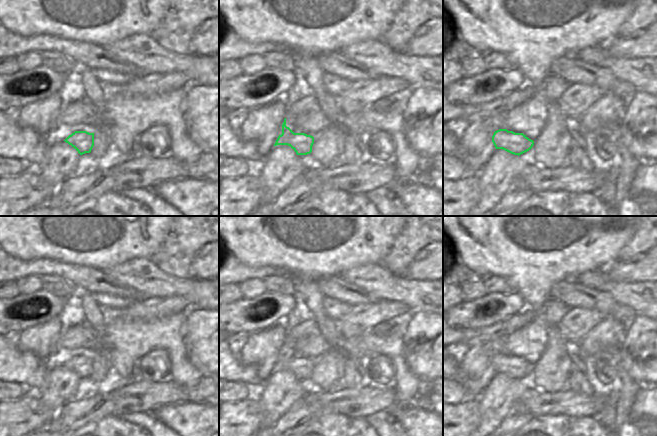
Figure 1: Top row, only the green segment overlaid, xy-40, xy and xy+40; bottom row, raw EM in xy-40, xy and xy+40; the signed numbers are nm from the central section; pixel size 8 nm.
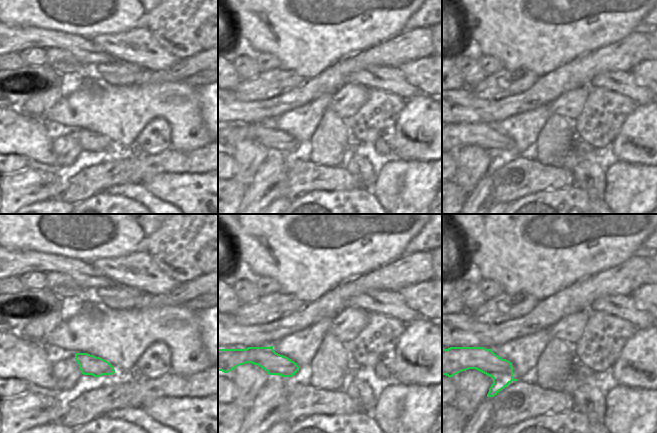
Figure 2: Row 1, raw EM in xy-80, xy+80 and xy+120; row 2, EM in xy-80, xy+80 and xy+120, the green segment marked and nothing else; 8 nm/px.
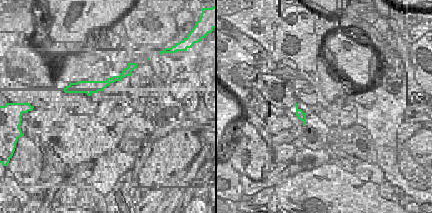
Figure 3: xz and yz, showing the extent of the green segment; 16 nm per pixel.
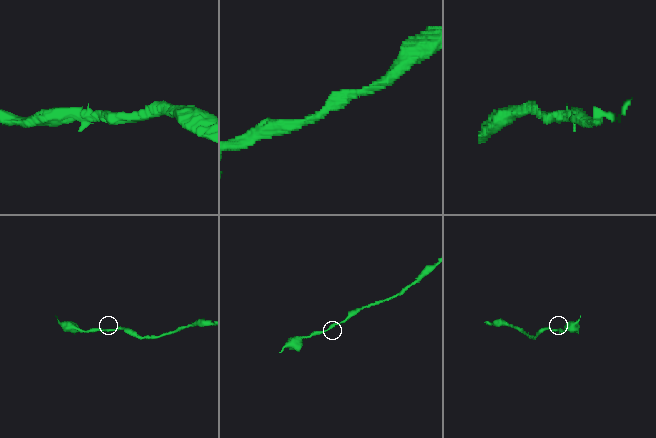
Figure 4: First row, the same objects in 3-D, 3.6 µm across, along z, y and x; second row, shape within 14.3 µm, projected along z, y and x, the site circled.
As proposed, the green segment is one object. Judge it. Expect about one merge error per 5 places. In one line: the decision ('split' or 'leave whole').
leave whole

